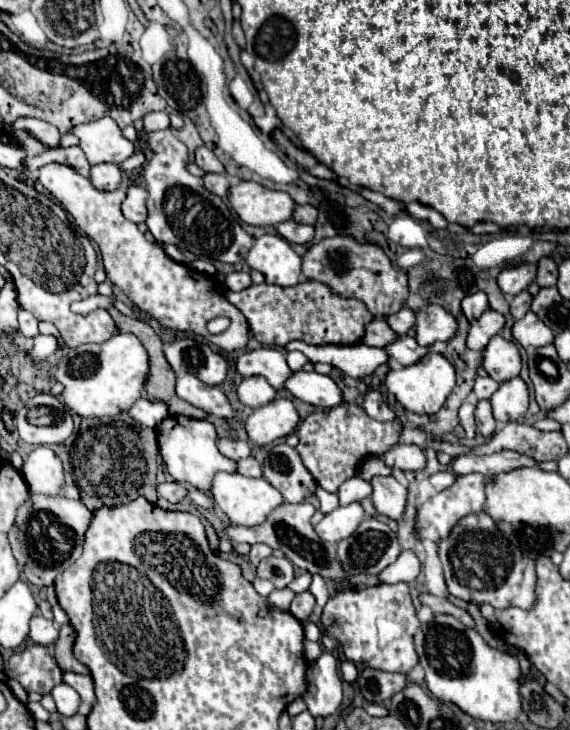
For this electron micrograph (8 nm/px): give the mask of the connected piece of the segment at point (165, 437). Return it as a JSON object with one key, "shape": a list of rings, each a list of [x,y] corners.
{"shape":[[[167,417],[157,425],[157,441],[163,463],[169,475],[177,483],[193,485],[203,493],[209,493],[211,479],[217,471],[235,471],[235,461],[221,455],[217,449],[217,431],[207,419],[191,419],[191,425],[181,425],[177,417]]]}

